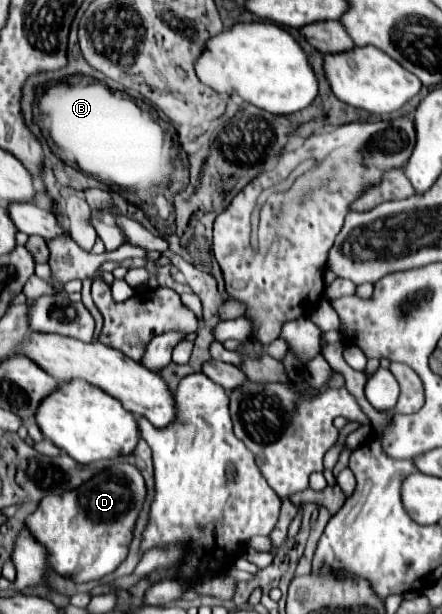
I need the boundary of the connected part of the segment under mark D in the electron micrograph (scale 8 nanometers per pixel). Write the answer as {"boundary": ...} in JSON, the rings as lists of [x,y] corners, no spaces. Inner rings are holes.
{"boundary":[[[113,459],[101,471],[97,471],[87,483],[83,483],[83,487],[77,487],[75,491],[67,491],[63,495],[47,495],[47,499],[43,499],[39,507],[31,515],[27,515],[25,527],[31,531],[31,535],[35,535],[35,539],[39,539],[39,543],[43,543],[43,547],[47,547],[47,563],[51,563],[53,573],[69,577],[75,583],[97,581],[113,573],[125,561],[145,497],[147,487],[141,471],[125,459]]]}

